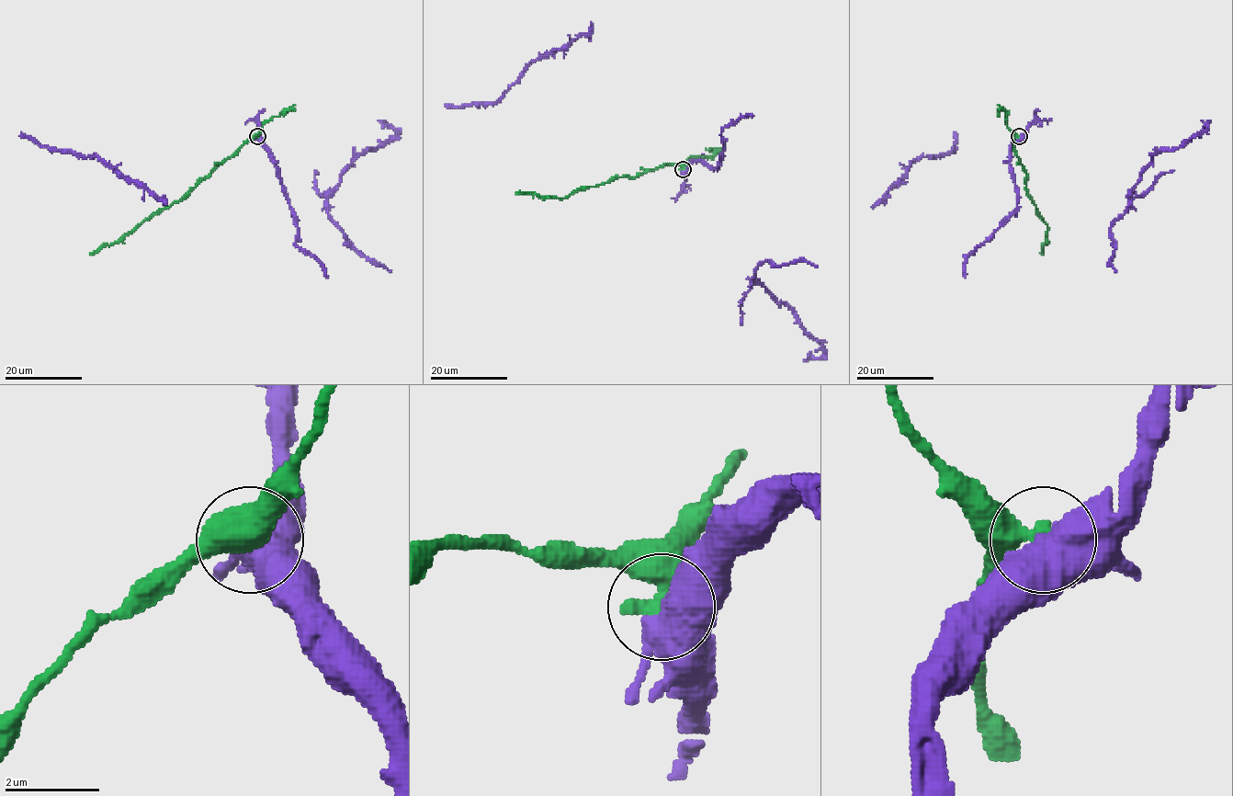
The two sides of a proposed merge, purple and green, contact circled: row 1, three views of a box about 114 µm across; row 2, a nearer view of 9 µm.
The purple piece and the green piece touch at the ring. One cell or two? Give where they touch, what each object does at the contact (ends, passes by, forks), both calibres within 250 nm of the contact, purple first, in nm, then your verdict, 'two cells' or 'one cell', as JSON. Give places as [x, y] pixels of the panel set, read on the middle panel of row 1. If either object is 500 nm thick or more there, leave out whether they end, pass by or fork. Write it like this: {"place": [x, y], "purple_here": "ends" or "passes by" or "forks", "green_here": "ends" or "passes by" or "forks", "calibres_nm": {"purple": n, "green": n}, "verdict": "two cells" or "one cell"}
{"place": [683, 169], "calibres_nm": {"purple": 550, "green": 550}, "verdict": "two cells"}

